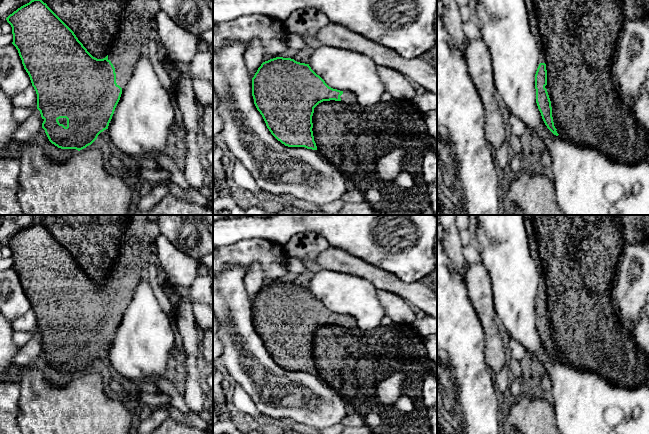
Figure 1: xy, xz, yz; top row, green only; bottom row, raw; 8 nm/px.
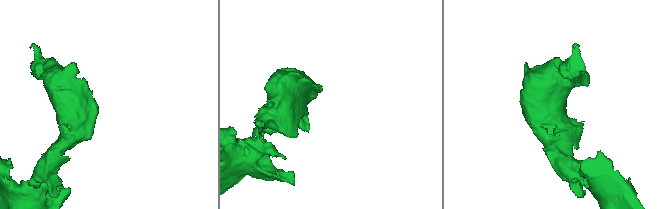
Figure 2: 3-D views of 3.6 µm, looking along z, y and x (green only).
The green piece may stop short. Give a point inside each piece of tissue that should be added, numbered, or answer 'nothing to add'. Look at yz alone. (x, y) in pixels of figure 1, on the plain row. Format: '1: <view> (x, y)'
1: yz (533, 244)

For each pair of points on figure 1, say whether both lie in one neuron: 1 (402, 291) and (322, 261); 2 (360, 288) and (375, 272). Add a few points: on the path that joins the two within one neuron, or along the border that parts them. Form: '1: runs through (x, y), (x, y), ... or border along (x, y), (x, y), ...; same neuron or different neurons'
1: runs through (382, 280), (368, 271), (342, 261); same neuron
2: border along (346, 272), (365, 278), (377, 290); different neurons

